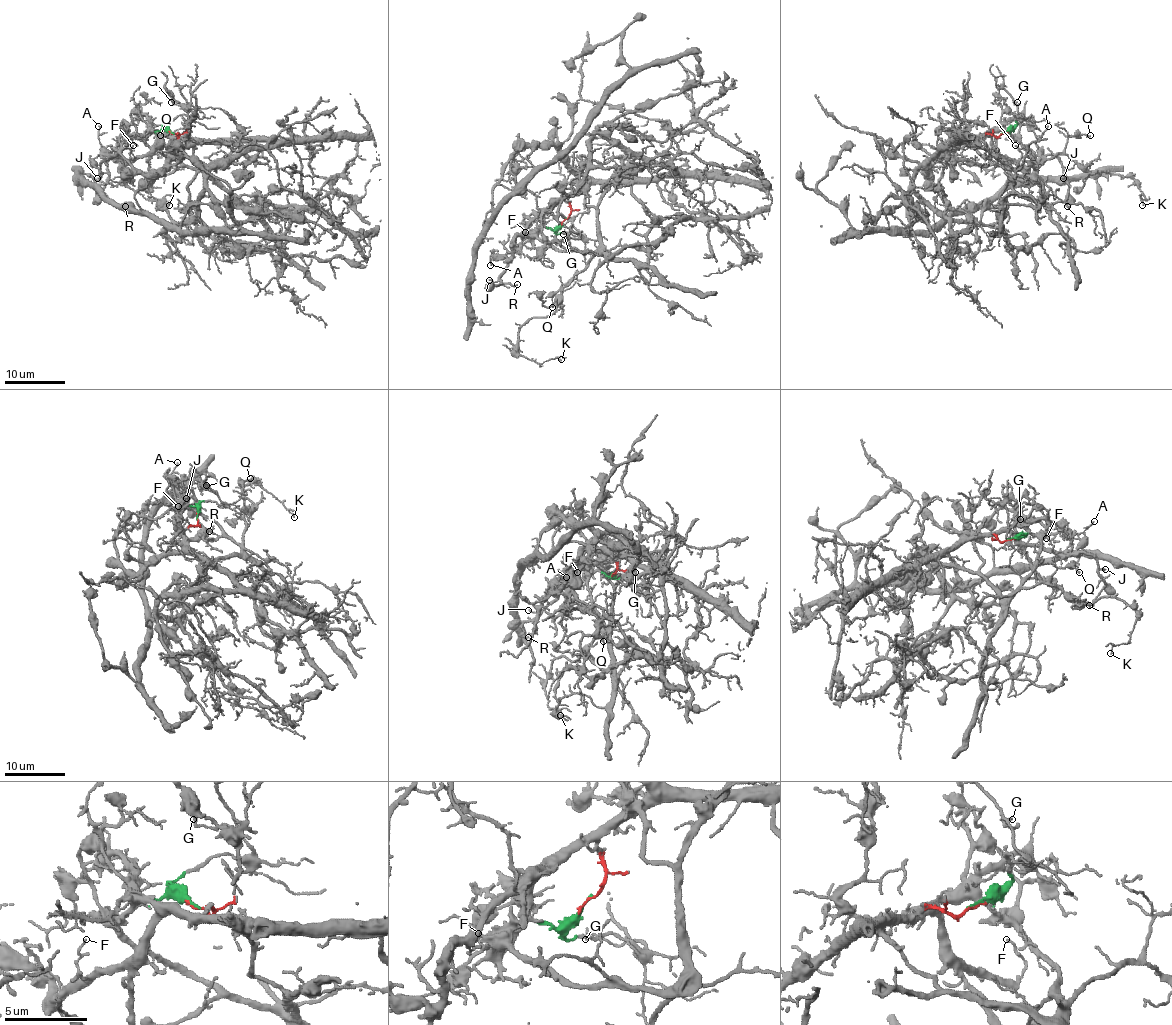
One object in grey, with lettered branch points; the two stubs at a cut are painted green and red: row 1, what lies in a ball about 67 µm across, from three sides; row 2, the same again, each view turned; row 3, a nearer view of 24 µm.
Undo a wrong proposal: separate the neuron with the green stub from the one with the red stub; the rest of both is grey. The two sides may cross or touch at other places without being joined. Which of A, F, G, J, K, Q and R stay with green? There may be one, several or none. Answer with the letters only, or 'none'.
G, K, Q

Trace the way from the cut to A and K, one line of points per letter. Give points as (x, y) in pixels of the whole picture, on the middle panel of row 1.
A: (563, 221), (570, 209), (564, 200), (558, 200), (513, 242), (509, 257), (492, 252), (491, 264)
K: (563, 221), (536, 234), (593, 255), (555, 309), (518, 334), (521, 355), (561, 359)

